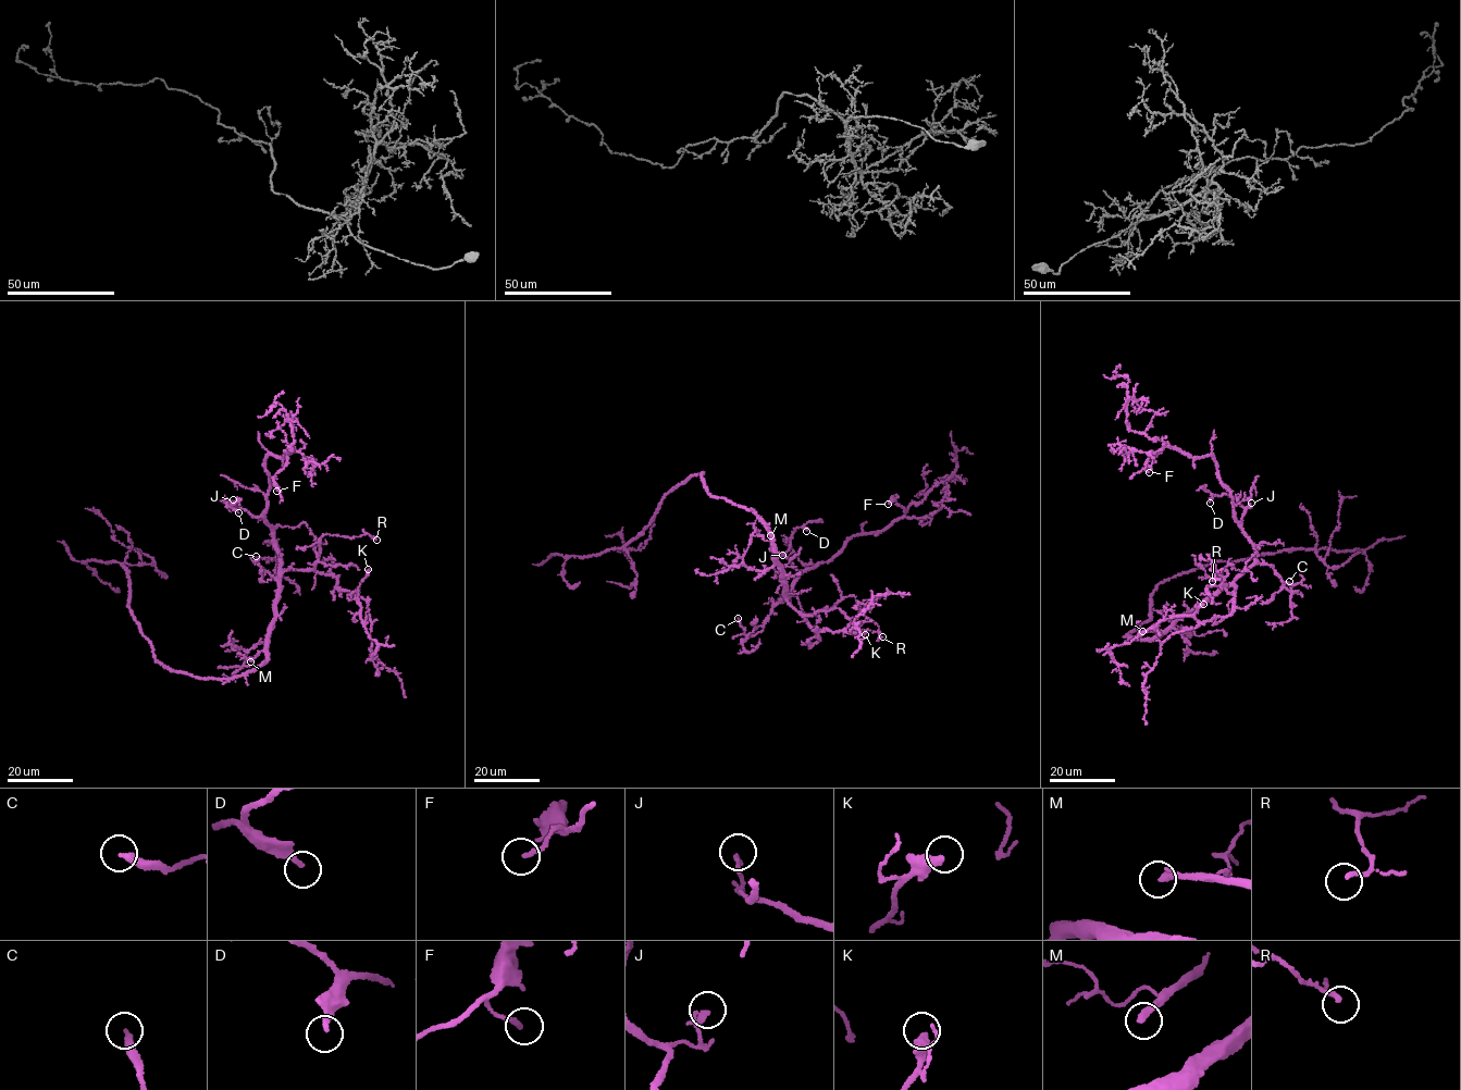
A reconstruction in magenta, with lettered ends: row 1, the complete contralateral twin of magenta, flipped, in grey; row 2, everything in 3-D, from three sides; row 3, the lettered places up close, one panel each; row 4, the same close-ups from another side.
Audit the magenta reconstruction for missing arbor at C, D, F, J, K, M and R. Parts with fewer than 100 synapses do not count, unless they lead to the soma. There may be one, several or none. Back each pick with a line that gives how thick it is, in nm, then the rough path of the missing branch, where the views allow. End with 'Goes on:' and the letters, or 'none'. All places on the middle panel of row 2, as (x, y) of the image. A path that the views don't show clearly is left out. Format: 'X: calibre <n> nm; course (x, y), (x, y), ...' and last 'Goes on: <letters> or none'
M: calibre 180 nm; course (770, 535), (766, 506), (734, 515), (700, 486), (692, 441), (684, 436), (691, 422), (697, 430), (690, 443)
Goes on: M

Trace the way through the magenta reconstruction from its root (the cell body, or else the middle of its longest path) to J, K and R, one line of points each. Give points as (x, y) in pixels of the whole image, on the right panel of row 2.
J: (1159, 635), (1253, 565), (1255, 548), (1240, 525), (1251, 503)
K: (1159, 635), (1202, 602), (1234, 586), (1229, 615), (1201, 622), (1191, 616), (1203, 604)
R: (1159, 635), (1226, 586), (1234, 586), (1235, 591), (1226, 592), (1208, 555), (1215, 579), (1212, 581)

